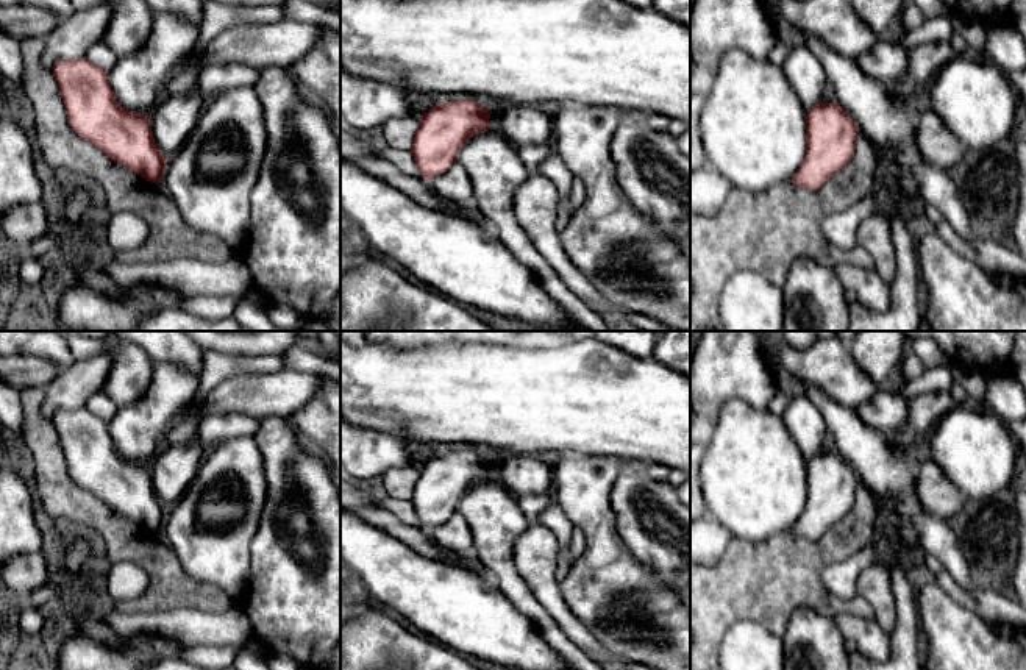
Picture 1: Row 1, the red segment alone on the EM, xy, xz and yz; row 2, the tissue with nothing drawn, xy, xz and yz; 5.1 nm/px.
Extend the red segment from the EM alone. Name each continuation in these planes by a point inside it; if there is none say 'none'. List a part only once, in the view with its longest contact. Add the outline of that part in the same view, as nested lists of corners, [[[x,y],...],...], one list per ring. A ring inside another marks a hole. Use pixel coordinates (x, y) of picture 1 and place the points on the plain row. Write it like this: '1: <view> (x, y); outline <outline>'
none

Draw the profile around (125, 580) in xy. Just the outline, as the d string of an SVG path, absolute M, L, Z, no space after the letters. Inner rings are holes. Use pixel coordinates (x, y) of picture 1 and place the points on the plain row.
M120 561L102 570L102 586L114 601L130 601L145 592L148 575L136 562Z

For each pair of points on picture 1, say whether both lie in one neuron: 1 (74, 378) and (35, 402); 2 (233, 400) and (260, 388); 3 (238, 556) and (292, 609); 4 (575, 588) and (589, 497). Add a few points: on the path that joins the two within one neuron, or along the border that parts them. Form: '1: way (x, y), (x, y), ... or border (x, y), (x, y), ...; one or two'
1: border (44, 389), (42, 414), (52, 424); two
2: way (239, 394), (253, 394); one
3: border (256, 531), (250, 544), (250, 591), (242, 603); two
4: way (595, 566), (595, 519); one

